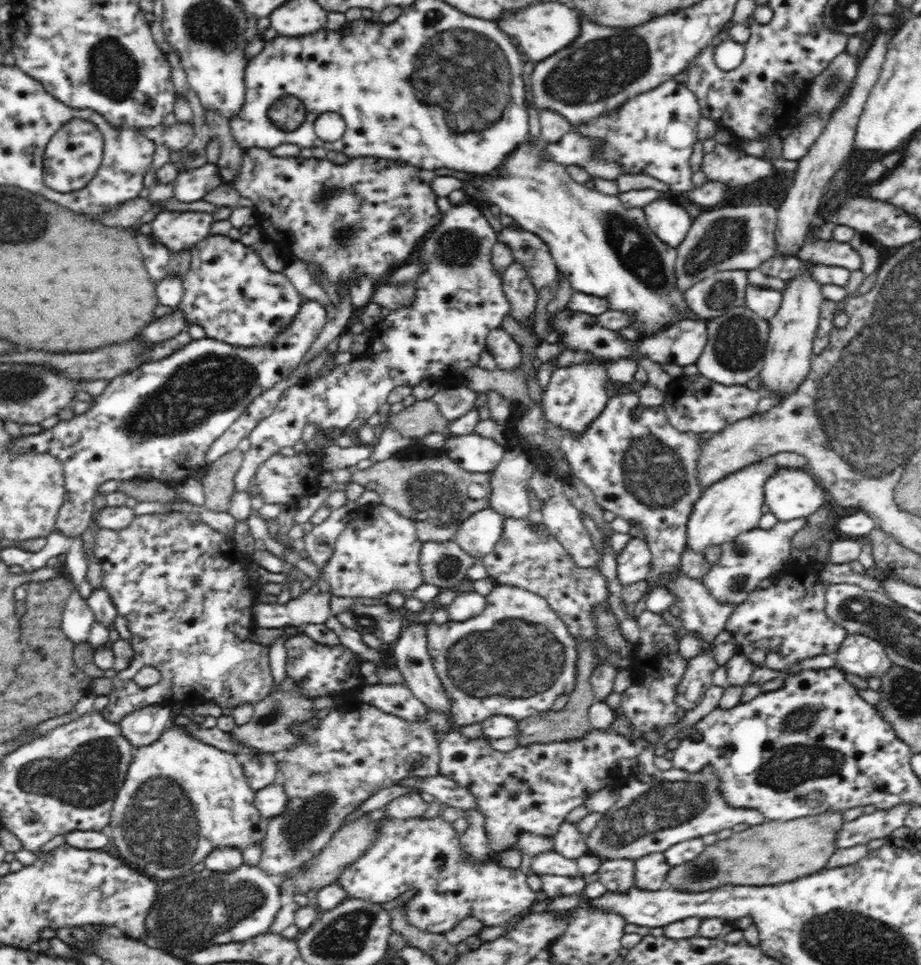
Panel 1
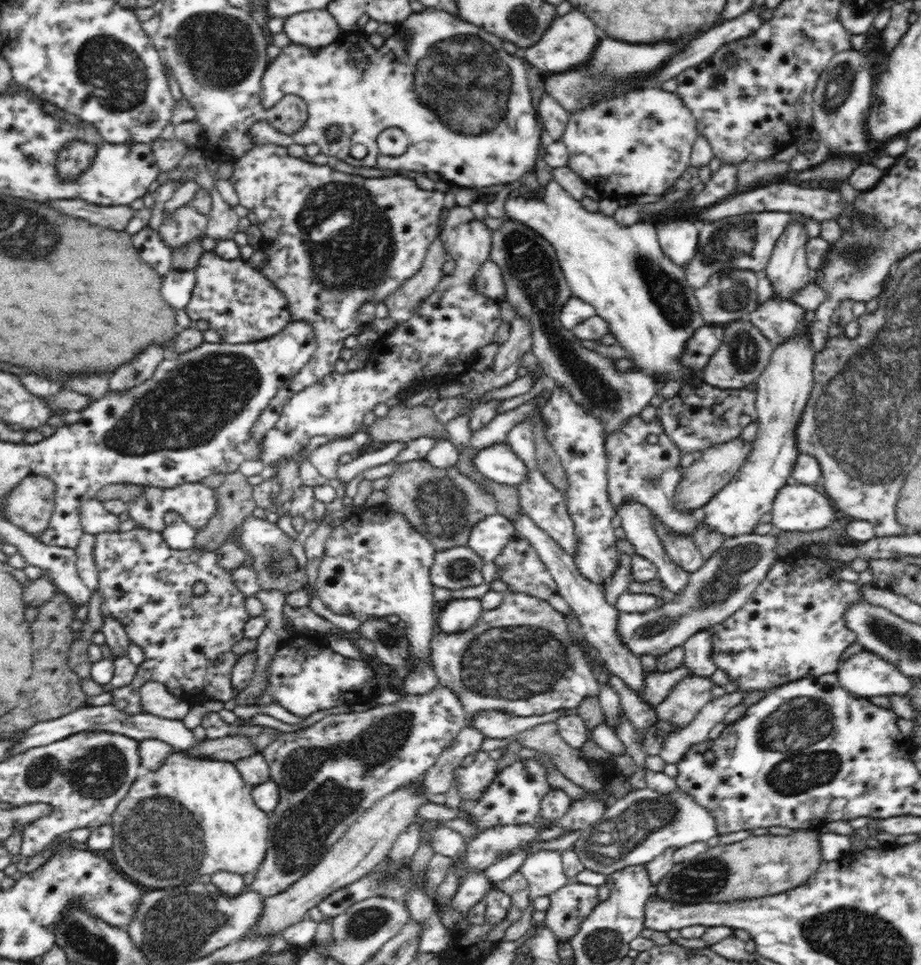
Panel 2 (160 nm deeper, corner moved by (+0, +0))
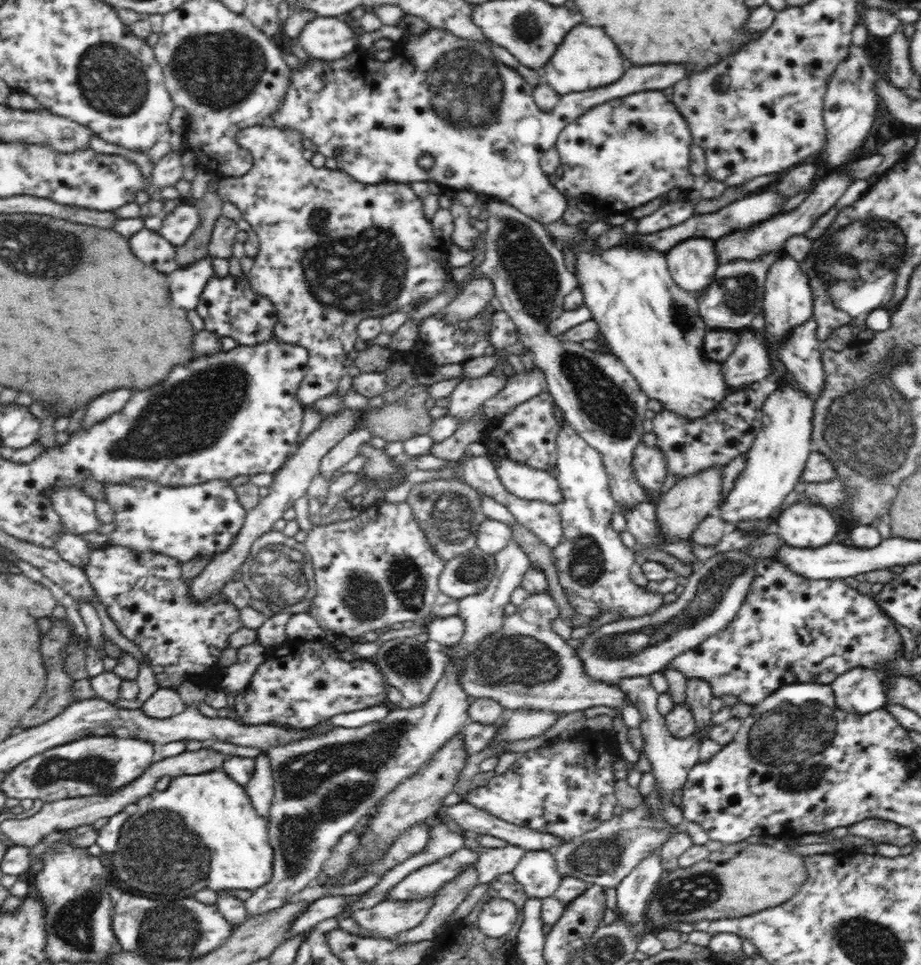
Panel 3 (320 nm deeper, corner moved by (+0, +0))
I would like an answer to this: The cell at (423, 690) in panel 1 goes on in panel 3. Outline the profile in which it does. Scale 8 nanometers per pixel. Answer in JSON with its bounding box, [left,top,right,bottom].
[303,500,444,638]

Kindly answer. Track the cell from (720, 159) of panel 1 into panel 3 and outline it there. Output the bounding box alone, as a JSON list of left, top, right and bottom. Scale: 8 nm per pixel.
[636,199,696,235]

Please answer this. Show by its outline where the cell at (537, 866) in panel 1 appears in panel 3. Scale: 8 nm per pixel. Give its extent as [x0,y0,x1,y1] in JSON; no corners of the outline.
[512,850,562,899]

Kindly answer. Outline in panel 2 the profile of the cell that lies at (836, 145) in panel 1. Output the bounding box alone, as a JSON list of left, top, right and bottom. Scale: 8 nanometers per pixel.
[765,214,812,301]

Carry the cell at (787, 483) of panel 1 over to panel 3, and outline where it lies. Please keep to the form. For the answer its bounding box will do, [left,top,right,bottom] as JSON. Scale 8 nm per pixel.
[775,500,837,549]

